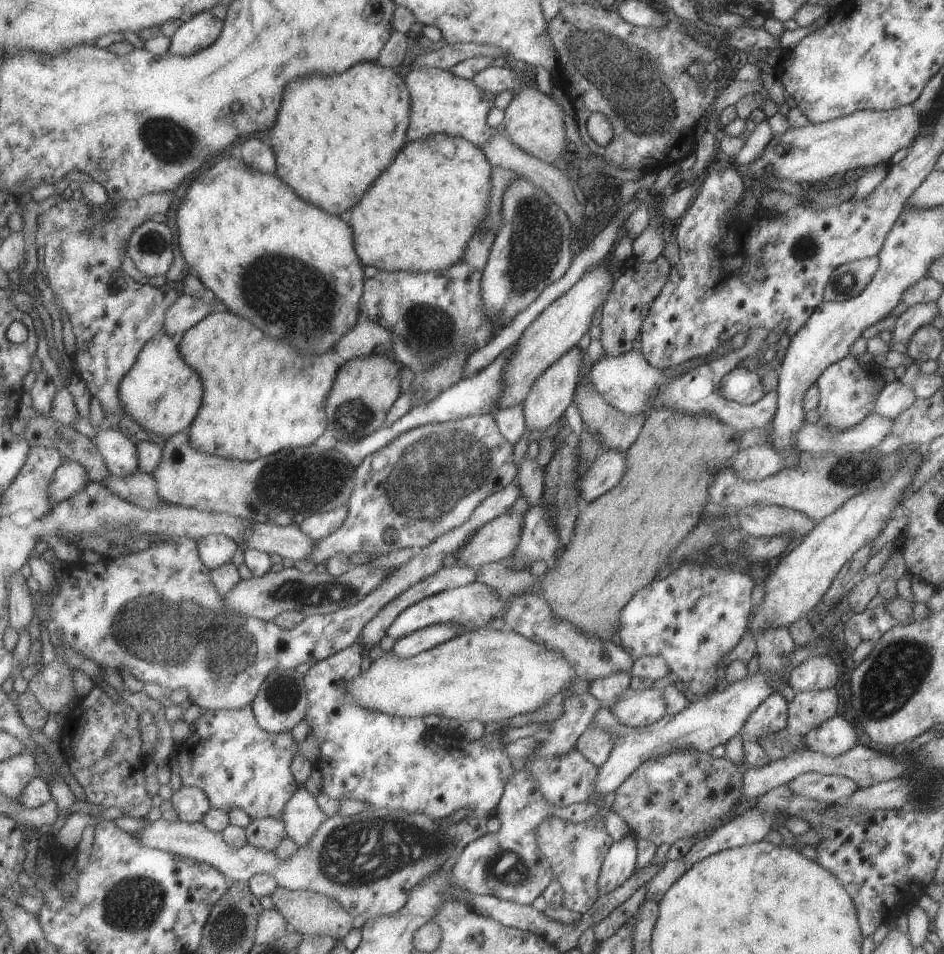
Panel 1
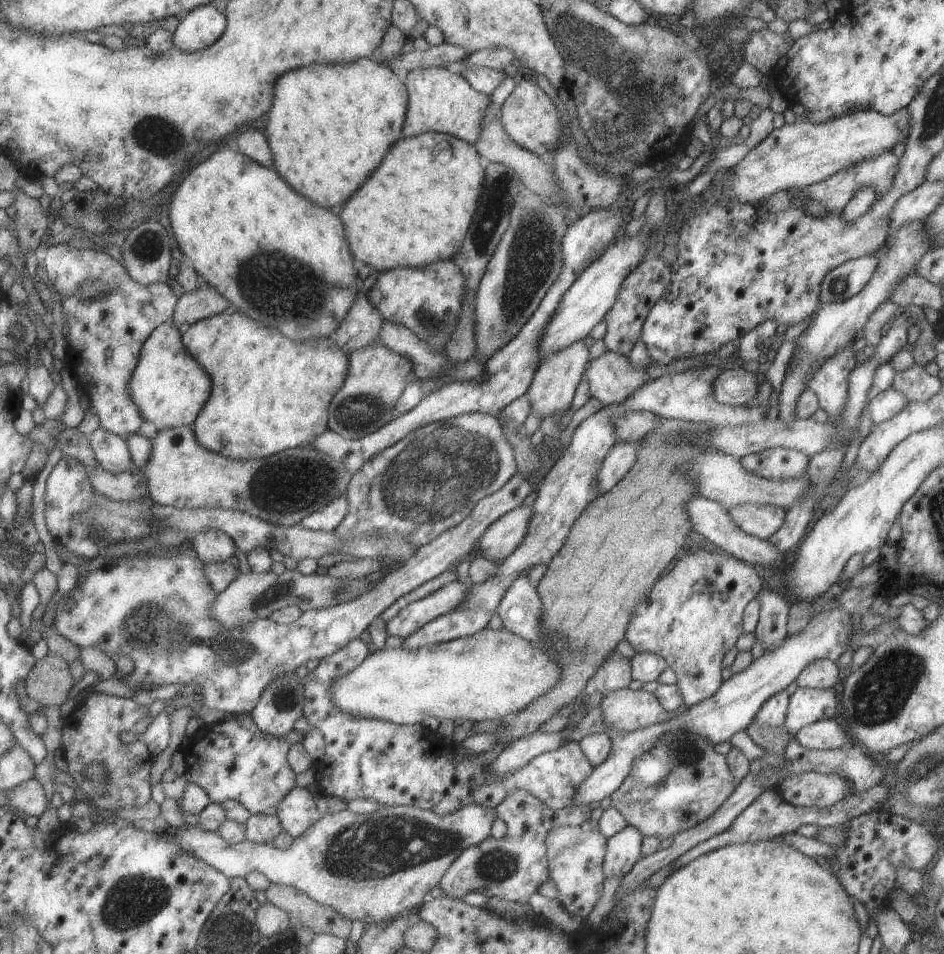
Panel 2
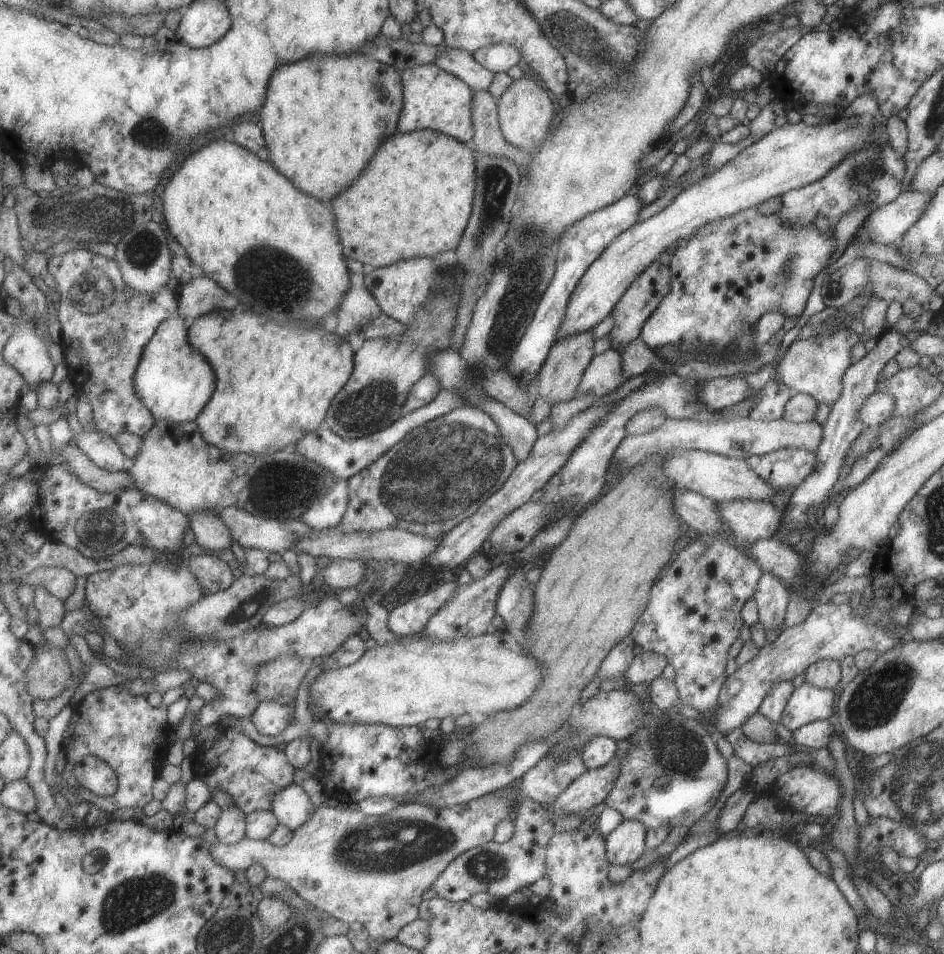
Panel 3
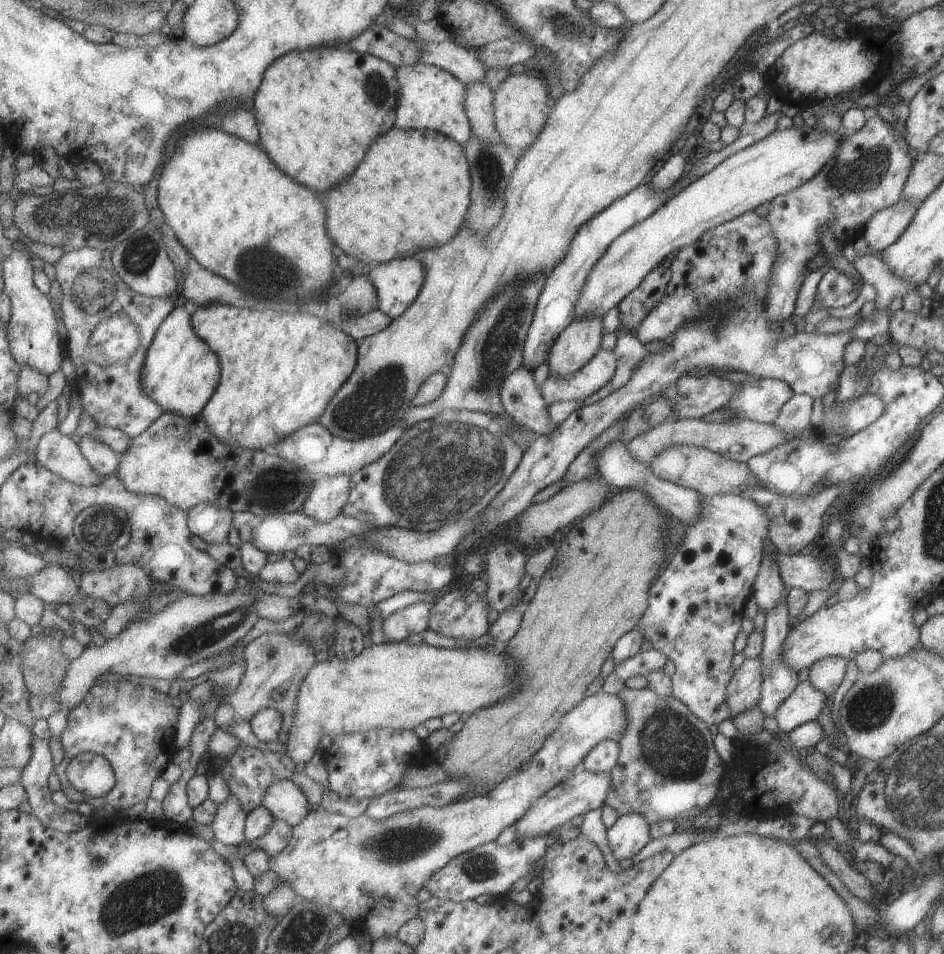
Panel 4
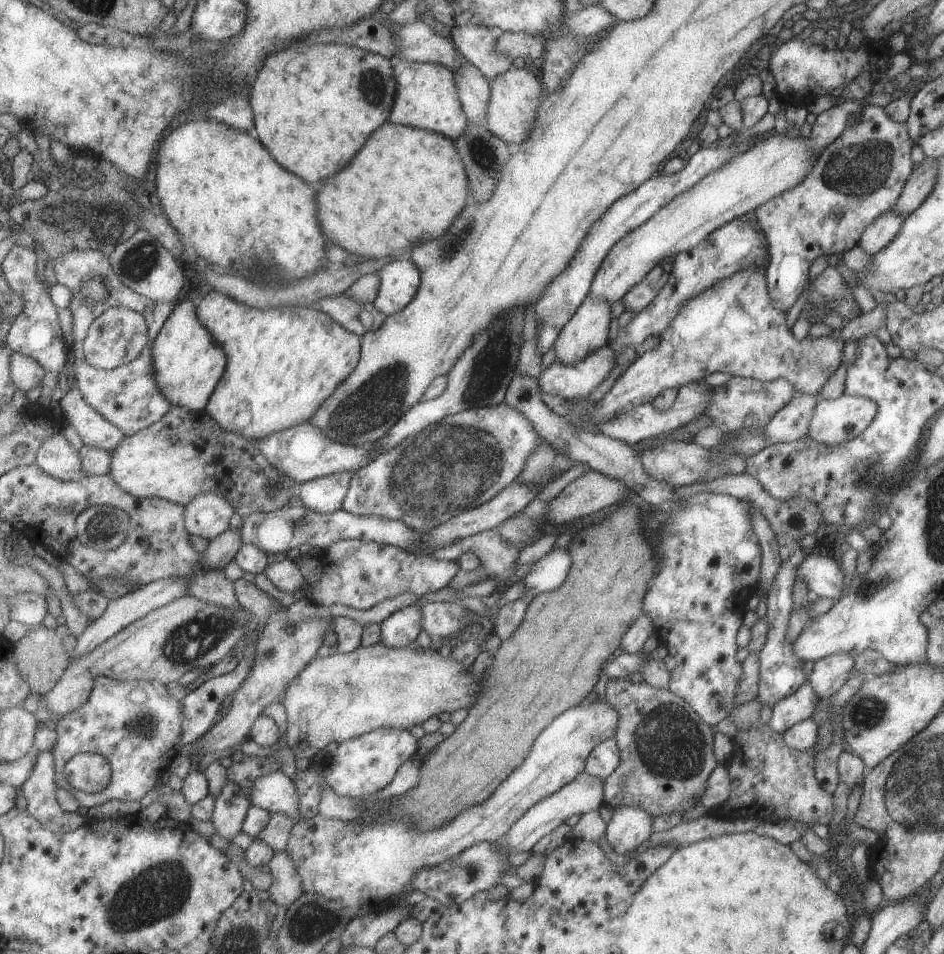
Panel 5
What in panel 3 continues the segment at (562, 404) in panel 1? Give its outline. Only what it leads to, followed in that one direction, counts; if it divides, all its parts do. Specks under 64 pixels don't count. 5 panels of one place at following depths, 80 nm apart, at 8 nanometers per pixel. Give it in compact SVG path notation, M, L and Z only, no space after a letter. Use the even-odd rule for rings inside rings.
M589 328L585 332L579 332L575 336L567 336L563 340L561 338L555 340L547 354L547 358L545 358L545 362L543 362L543 366L539 368L537 378L535 378L535 384L537 384L536 400L539 398L549 398L551 405L562 401L569 401L571 396L573 396L573 388L579 384L581 374L583 374L591 358L594 356L594 342L593 328Z

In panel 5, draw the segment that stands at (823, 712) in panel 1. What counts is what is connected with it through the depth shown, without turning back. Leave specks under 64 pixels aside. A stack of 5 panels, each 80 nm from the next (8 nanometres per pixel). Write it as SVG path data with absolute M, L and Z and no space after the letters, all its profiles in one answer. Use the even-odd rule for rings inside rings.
M805 682L799 686L796 692L781 698L781 700L777 700L773 704L773 707L771 707L771 718L768 720L767 725L774 732L782 734L793 724L810 719L819 700L813 688L808 682Z

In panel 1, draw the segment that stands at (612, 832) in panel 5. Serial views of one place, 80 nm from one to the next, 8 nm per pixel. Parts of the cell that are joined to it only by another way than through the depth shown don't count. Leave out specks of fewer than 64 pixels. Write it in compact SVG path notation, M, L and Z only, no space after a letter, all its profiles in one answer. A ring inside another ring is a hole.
M627 835L620 841L610 844L597 879L598 894L604 895L614 888L620 887L633 873L636 872L636 838Z

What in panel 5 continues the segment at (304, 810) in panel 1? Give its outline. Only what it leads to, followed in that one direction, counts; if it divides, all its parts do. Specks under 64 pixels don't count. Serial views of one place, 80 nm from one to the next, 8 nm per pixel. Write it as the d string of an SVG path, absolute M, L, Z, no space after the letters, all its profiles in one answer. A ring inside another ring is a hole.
M282 770L257 778L251 798L253 805L262 807L269 812L287 814L296 822L299 819L297 786L295 786L295 781L286 776Z

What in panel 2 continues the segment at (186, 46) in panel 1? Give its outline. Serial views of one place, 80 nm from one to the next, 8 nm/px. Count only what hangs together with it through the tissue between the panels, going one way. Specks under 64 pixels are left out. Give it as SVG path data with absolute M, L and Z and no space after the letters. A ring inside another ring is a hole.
M211 3L199 6L182 18L179 29L173 34L174 46L185 51L203 51L220 40L228 26L229 20L225 11L219 10L217 6L213 6Z

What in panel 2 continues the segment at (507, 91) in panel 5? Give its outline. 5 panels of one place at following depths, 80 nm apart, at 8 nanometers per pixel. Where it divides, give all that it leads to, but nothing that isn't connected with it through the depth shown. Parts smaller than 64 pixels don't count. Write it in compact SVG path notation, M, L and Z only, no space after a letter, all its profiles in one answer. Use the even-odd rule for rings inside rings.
M521 79L516 84L513 92L500 105L498 118L503 131L509 138L518 147L535 154L537 157L546 157L553 148L557 148L557 144L564 138L565 131L553 102L537 84L533 84L529 80Z

